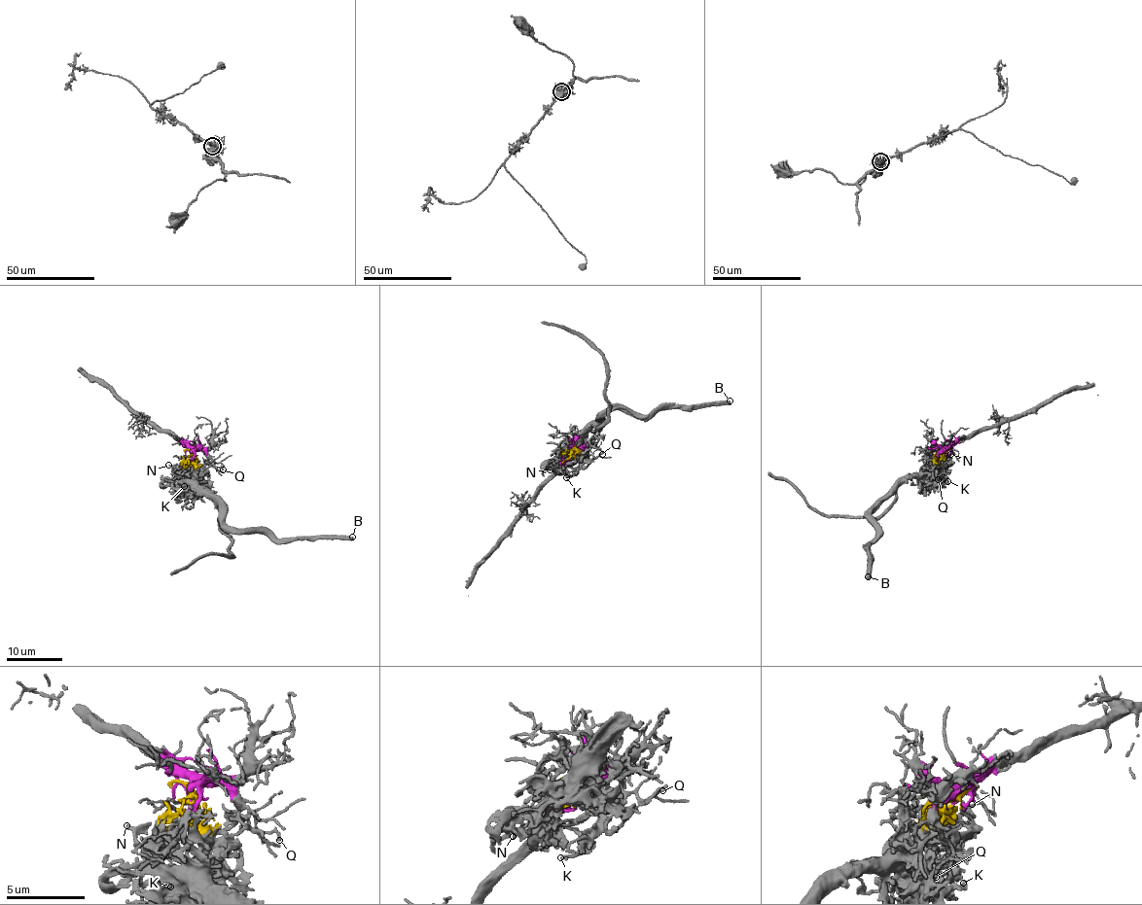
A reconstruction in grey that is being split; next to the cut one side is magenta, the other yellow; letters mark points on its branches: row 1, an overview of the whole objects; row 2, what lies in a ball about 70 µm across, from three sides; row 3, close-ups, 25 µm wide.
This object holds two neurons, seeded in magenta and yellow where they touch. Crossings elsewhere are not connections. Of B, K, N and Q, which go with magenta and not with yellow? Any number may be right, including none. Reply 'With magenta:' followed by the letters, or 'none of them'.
With magenta: Q

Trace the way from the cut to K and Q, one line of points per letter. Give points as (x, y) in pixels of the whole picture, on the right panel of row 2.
K: (944, 448), (938, 464), (938, 477), (947, 481)
Q: (944, 447), (938, 461), (945, 472), (938, 479)

